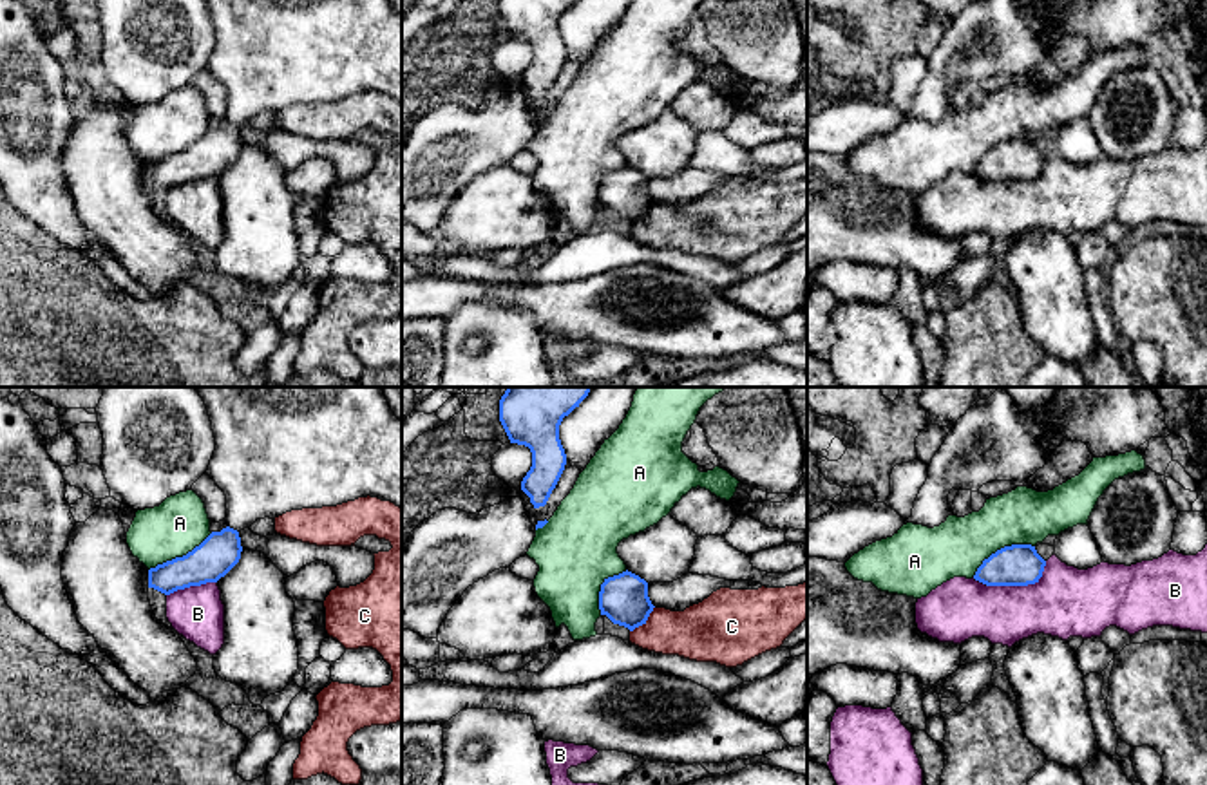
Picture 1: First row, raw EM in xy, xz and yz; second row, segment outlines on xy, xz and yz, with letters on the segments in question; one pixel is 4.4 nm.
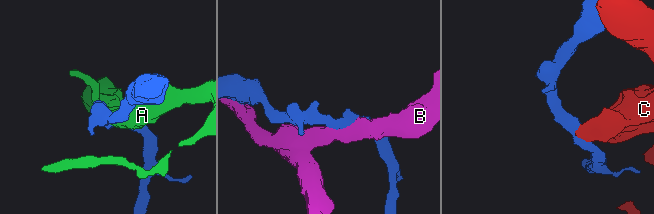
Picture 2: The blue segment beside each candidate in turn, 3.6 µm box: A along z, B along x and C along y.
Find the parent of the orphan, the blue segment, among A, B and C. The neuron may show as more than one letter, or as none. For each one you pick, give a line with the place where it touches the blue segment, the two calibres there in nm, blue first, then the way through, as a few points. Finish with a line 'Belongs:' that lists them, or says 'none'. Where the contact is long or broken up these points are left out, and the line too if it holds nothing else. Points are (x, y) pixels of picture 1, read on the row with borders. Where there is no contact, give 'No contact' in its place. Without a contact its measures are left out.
Belongs: none

